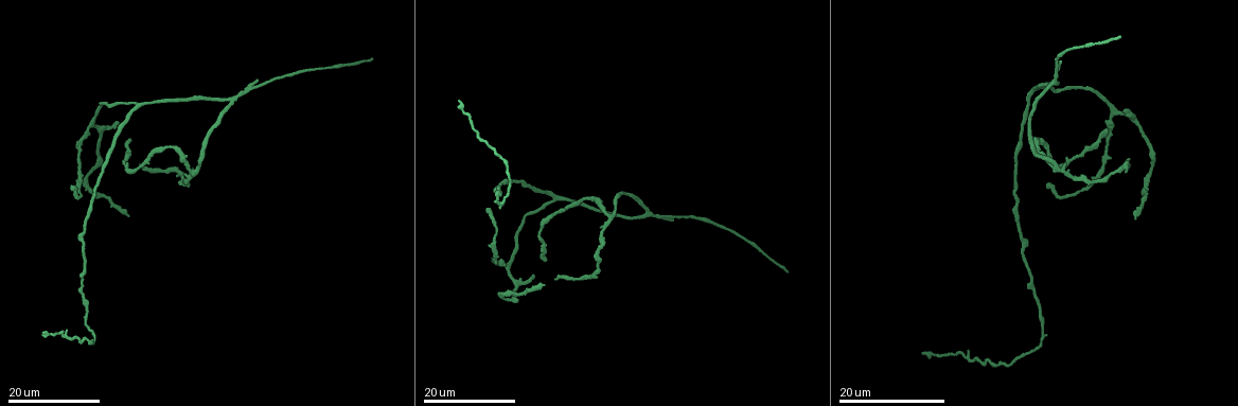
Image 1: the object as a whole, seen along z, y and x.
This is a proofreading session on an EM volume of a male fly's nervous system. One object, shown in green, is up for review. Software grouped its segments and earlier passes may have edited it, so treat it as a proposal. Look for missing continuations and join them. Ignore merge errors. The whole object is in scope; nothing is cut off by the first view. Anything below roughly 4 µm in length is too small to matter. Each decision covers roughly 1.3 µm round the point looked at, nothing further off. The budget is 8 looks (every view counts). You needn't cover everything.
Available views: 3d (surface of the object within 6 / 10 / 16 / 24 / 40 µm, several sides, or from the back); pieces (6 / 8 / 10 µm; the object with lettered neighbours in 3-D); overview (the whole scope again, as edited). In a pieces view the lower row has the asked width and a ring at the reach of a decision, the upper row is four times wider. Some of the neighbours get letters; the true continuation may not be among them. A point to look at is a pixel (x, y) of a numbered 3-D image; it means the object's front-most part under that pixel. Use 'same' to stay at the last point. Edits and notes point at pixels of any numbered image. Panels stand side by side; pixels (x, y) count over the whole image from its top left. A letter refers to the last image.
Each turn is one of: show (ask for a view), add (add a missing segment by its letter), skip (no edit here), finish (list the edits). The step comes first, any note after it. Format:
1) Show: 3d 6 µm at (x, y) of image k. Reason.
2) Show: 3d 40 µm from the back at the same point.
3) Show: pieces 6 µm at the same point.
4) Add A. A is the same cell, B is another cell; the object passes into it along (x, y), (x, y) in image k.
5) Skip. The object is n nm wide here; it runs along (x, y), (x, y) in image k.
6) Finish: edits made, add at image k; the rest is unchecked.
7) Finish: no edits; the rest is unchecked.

Show: 3d 16 µm at (116, 123) of image 1. Free end.

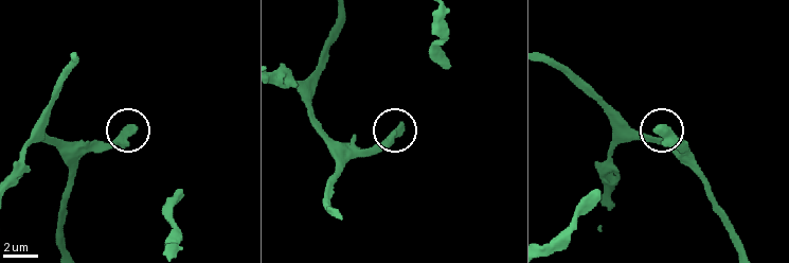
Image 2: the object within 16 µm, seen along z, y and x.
Show: 3d 10 µm at (655, 130) of image 2. Zoom in.

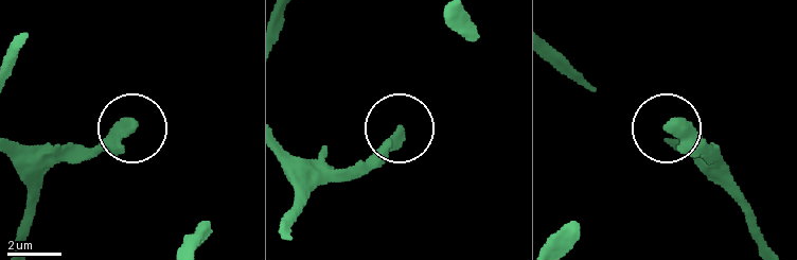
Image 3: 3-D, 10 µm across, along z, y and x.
Show: pieces 8 µm at (131, 125) of image 3. What lies round it.

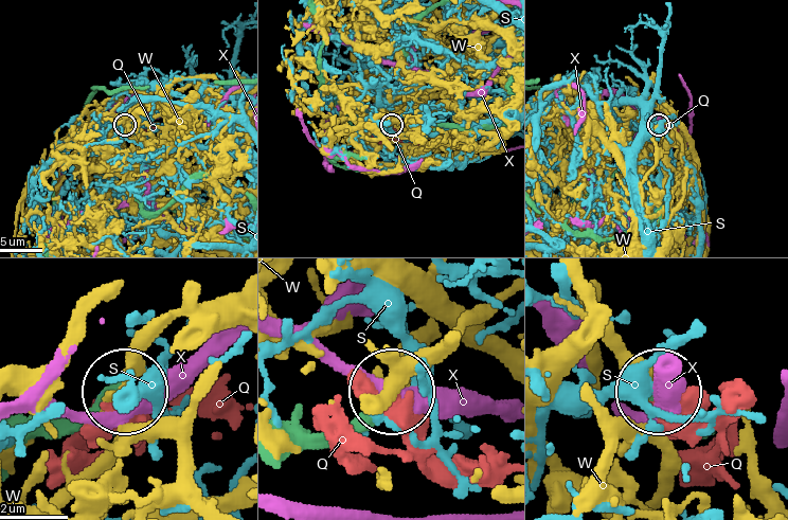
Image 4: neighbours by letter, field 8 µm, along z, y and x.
Skip. Q, S, W and X are other cells; none of them fits.

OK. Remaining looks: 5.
Show: 3d 16 µm at (72, 187) of image 1. Free end.

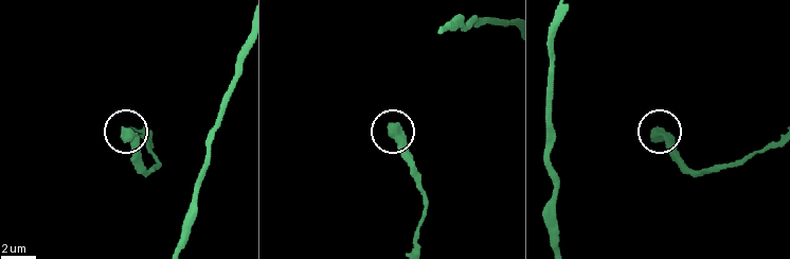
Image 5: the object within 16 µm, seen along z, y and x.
Show: pieces 8 µm at (124, 128) of image 5.

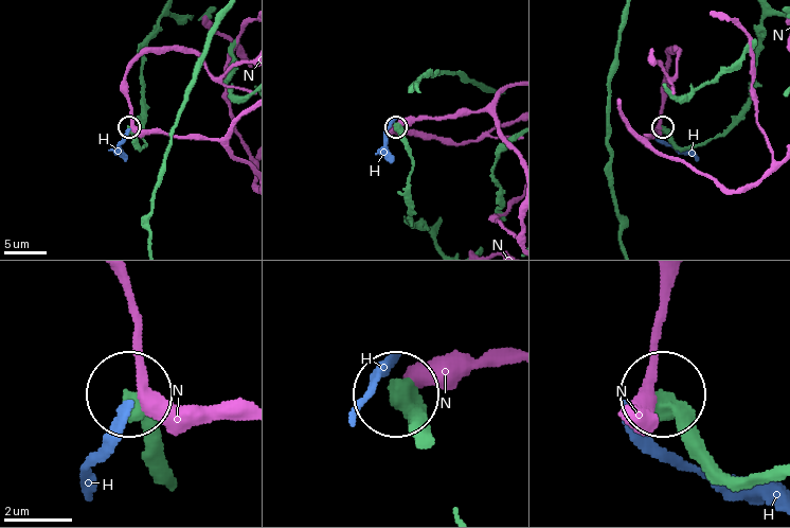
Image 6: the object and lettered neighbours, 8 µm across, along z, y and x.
Skip. H and N are other cells; it runs along (773, 467), (731, 477), (665, 398) in image 6; none of them fits.

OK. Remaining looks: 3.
Show: 3d 16 µm at (546, 261) of image 1. End of a long branch.

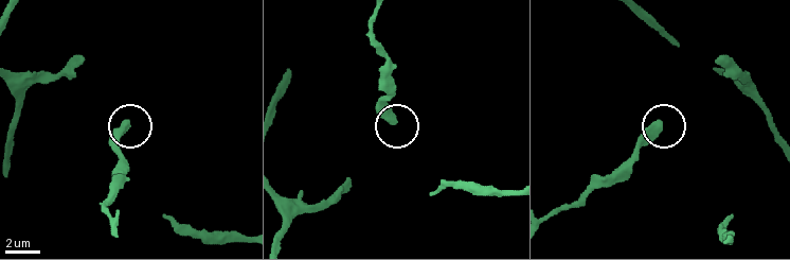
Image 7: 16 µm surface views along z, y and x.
Show: pieces 8 µm at (659, 125) of image 7.

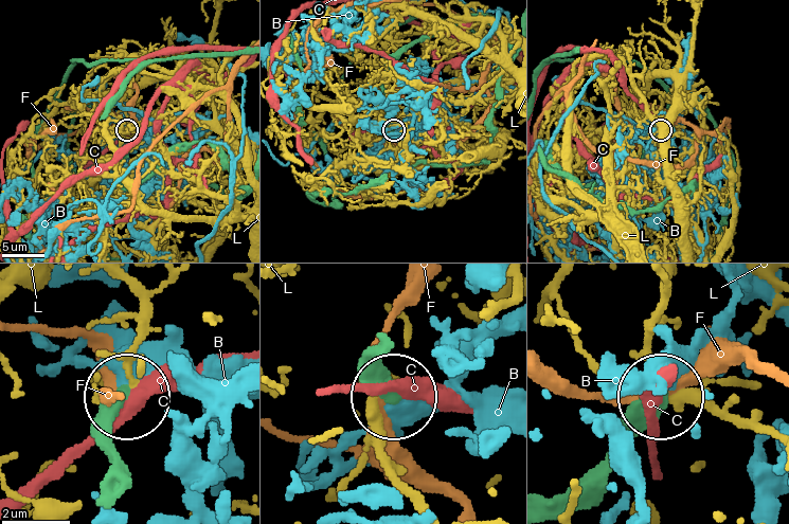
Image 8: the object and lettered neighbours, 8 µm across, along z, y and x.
Skip. B, C, F and L are other cells; it runs along (549, 506), (657, 398) in image 8; none of them fits.

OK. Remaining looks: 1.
Finish: no edits; the rest is unchecked.

